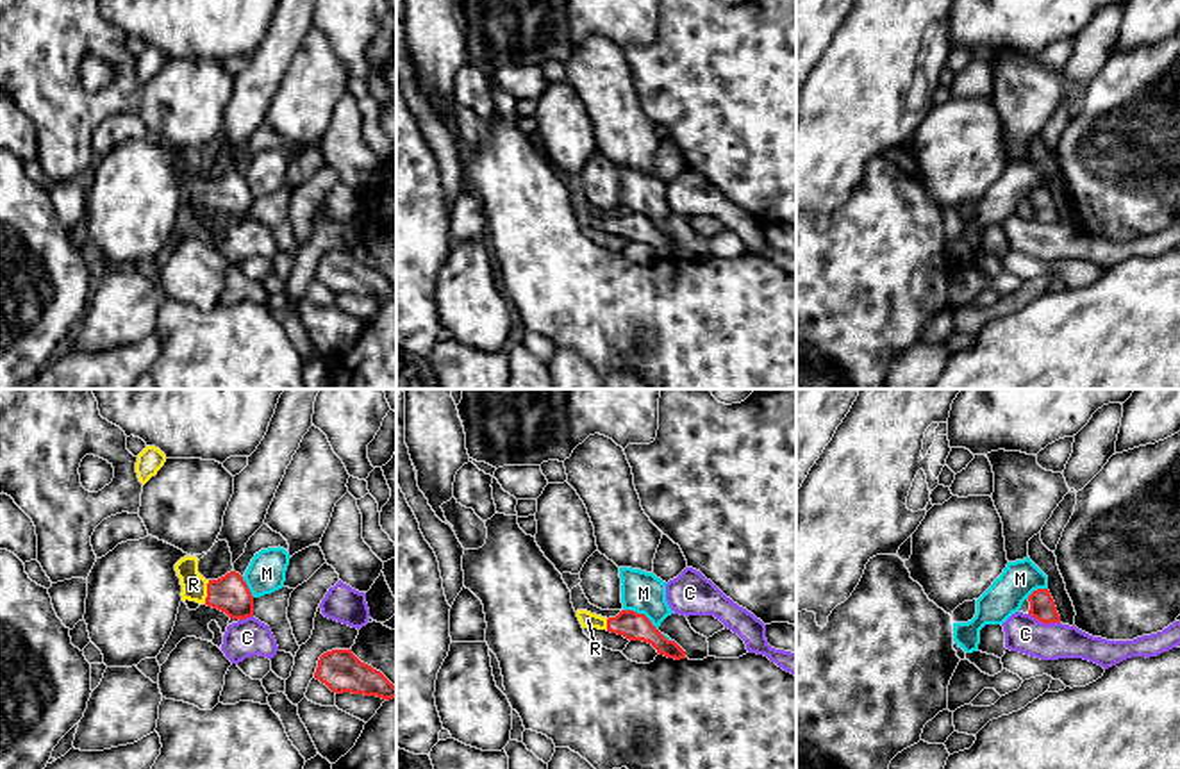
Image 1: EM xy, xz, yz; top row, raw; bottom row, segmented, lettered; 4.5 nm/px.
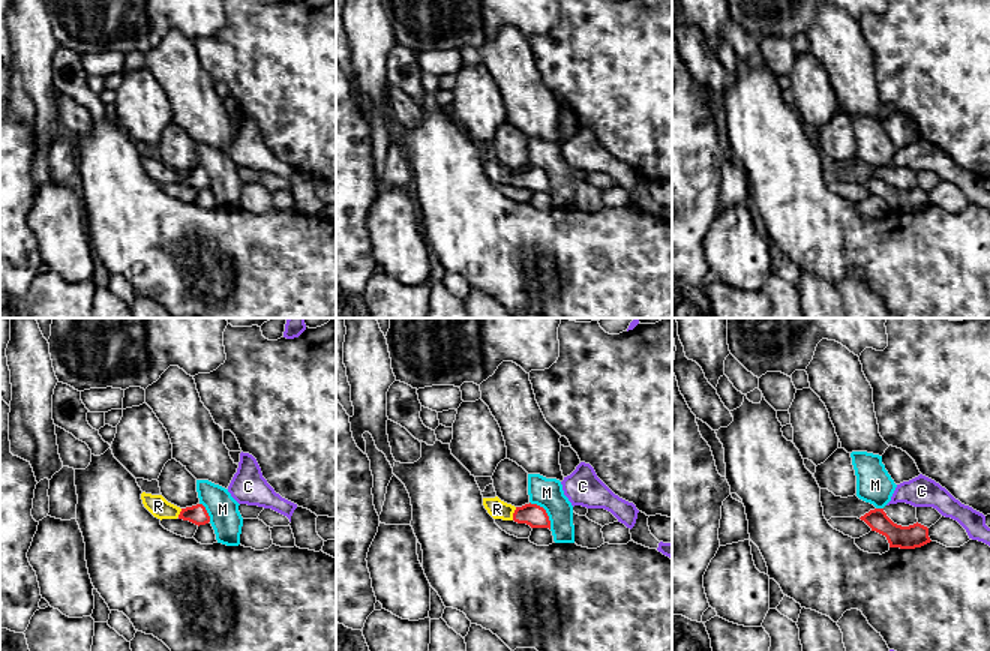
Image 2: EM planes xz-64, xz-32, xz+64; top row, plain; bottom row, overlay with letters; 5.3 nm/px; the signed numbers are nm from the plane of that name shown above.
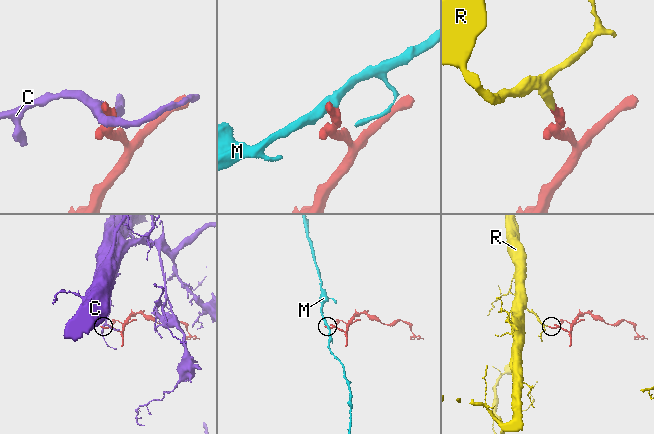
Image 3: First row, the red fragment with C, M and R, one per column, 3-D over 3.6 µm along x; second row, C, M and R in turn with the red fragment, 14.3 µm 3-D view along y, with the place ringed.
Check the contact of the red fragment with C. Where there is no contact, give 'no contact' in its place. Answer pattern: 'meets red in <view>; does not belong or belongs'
meets red in yz; does not belong

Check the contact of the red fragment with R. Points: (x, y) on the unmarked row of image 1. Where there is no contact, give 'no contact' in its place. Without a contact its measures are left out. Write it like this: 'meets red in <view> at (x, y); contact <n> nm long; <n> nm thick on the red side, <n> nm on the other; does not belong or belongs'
meets red in xy at (207, 191); contact 110 nm long; 170 nm thick on the red side, 110 nm on the other; belongs

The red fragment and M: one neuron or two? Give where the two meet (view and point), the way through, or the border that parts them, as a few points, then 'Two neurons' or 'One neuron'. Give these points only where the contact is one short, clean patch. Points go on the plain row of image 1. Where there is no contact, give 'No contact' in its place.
Touches red at xz (641, 214). Boundary: xz (623, 209), (641, 213), (657, 231). Two neurons

